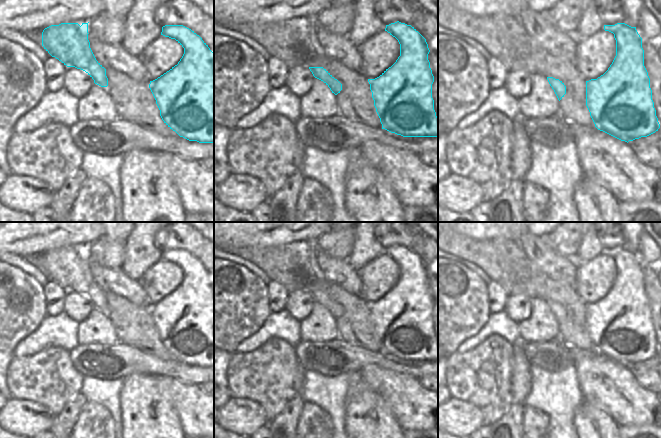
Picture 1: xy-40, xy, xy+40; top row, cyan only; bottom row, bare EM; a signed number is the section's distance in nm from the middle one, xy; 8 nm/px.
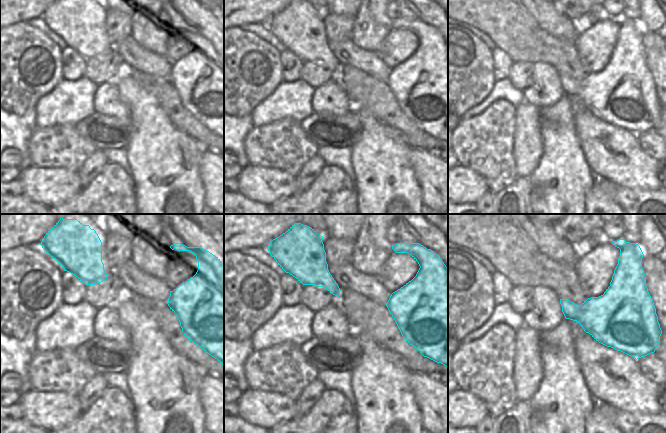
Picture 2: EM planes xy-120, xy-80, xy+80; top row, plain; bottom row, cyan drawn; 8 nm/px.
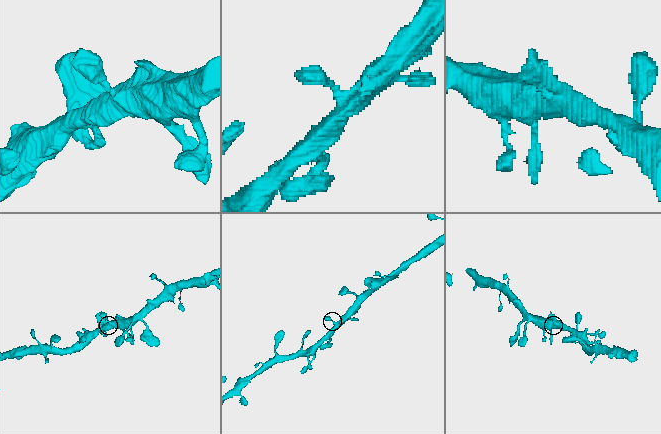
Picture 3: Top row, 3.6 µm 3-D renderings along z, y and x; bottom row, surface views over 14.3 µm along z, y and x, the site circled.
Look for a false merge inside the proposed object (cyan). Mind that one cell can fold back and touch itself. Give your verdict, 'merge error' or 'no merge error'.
no merge error

